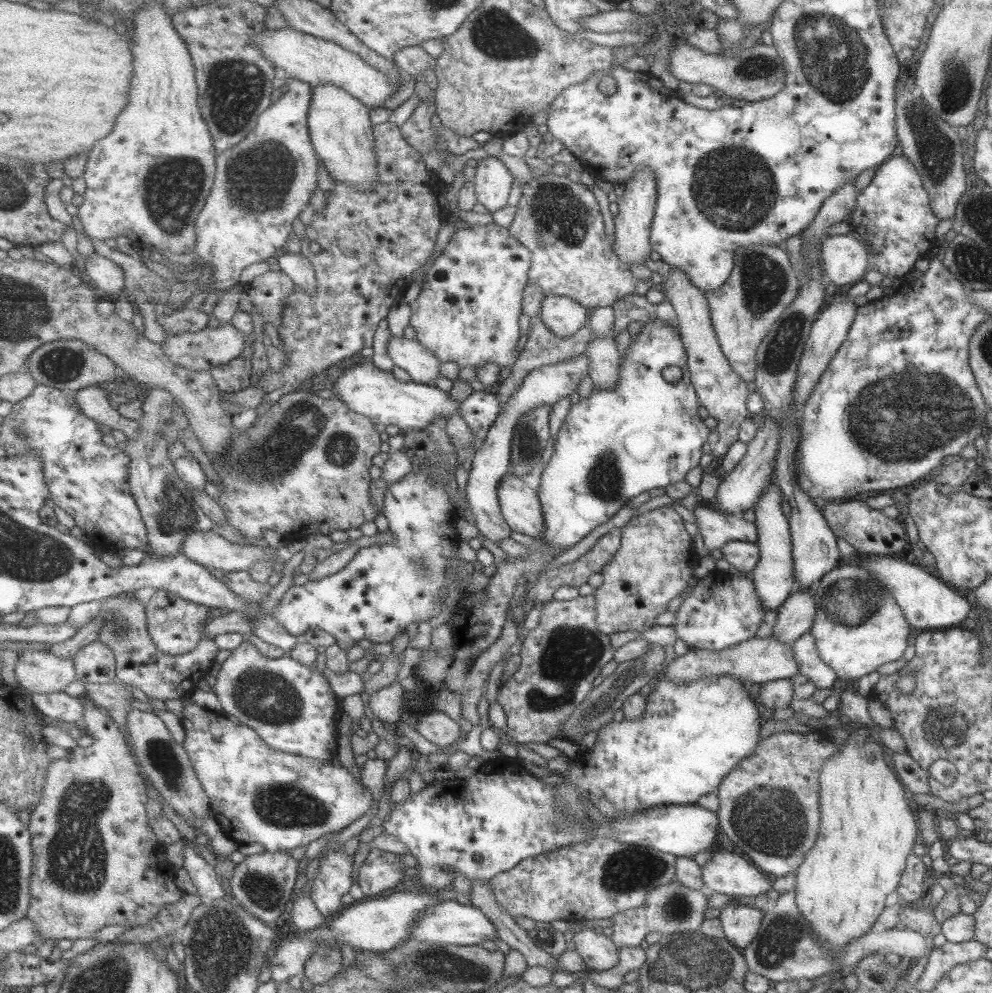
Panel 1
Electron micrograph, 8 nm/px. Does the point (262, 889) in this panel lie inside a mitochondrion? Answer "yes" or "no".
yes

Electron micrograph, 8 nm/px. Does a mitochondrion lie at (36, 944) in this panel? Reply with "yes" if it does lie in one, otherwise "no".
no

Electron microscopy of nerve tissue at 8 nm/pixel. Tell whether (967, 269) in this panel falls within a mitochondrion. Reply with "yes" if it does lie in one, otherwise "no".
yes

